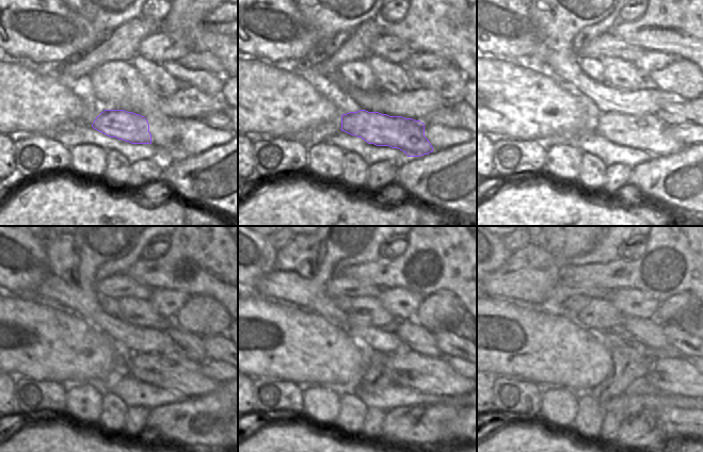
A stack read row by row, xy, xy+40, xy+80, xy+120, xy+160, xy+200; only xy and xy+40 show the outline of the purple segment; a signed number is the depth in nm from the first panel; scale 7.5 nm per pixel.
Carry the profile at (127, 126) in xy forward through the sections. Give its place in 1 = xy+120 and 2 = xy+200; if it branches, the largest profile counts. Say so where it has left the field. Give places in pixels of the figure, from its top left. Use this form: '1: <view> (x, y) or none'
1: xy+120 (166, 370)
2: xy+200 (677, 375)

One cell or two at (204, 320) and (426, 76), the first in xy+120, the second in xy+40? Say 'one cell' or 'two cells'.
one cell

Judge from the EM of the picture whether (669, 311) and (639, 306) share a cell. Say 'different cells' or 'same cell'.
different cells

